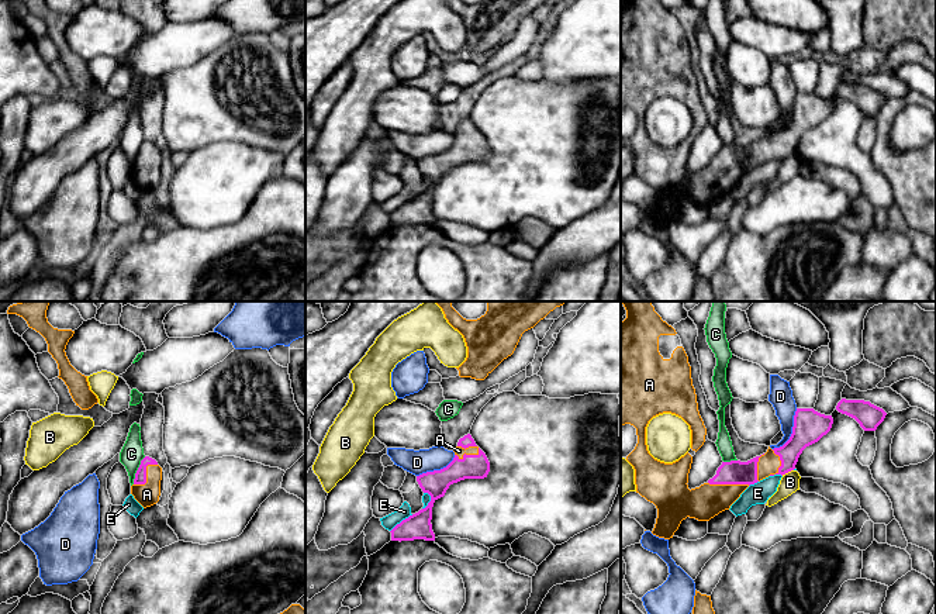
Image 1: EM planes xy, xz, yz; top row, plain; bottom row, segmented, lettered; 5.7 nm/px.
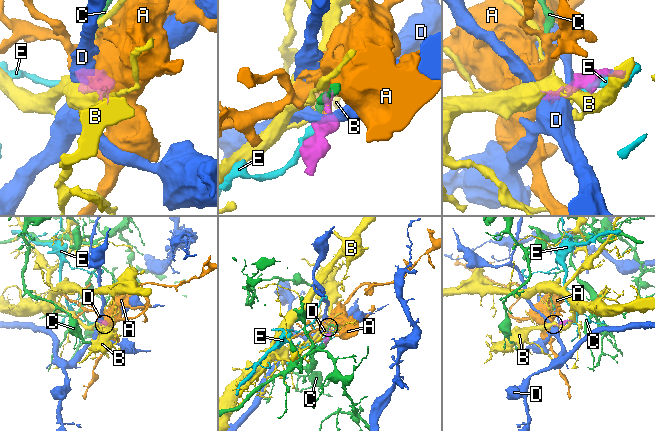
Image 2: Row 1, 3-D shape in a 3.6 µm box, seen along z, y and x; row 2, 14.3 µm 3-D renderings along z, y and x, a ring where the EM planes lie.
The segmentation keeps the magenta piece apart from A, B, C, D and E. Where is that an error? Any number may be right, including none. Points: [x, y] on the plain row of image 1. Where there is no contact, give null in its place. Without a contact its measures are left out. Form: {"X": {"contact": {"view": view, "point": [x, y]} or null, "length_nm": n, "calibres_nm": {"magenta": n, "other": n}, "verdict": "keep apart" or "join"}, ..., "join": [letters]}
{"A": {"contact": {"view": "xz", "point": [468, 140]}, "length_nm": 150, "calibres_nm": {"magenta": 150, "other": 60}, "verdict": "join"}, "B": {"contact": {"view": "yz", "point": [787, 157]}, "length_nm": 80, "calibres_nm": {"magenta": 150, "other": 110}, "verdict": "keep apart"}, "C": {"contact": {"view": "xy", "point": [137, 155]}, "length_nm": 180, "calibres_nm": {"magenta": 60, "other": 130}, "verdict": "keep apart"}, "D": {"contact": {"view": "yz", "point": [793, 116]}, "length_nm": 280, "calibres_nm": {"magenta": 190, "other": 130}, "verdict": "keep apart"}, "E": {"contact": {"view": "xz", "point": [403, 204]}, "length_nm": 170, "calibres_nm": {"magenta": 150, "other": 80}, "verdict": "keep apart"}, "join": ["A"]}

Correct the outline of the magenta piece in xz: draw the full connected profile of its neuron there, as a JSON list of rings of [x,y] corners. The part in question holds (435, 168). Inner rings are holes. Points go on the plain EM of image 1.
[[[470,118],[459,124],[453,134],[453,145],[441,155],[426,156],[417,161],[424,177],[431,180],[428,190],[397,208],[391,217],[391,225],[435,225],[432,215],[434,187],[443,182],[450,169],[464,163],[484,163],[490,156],[486,138],[476,130]]]

